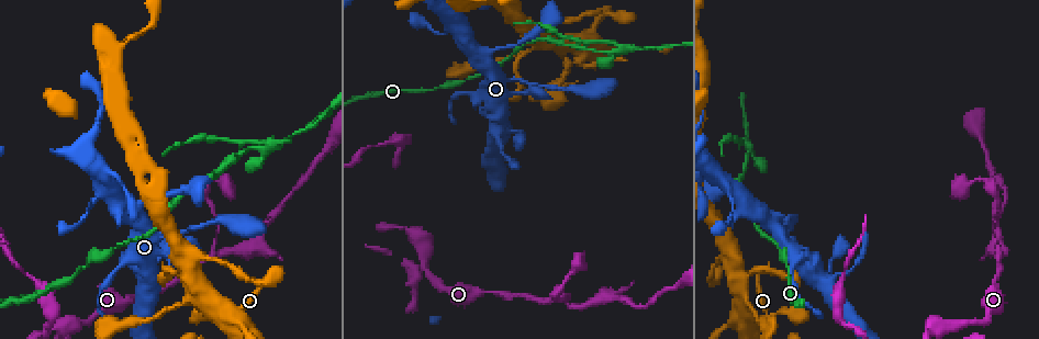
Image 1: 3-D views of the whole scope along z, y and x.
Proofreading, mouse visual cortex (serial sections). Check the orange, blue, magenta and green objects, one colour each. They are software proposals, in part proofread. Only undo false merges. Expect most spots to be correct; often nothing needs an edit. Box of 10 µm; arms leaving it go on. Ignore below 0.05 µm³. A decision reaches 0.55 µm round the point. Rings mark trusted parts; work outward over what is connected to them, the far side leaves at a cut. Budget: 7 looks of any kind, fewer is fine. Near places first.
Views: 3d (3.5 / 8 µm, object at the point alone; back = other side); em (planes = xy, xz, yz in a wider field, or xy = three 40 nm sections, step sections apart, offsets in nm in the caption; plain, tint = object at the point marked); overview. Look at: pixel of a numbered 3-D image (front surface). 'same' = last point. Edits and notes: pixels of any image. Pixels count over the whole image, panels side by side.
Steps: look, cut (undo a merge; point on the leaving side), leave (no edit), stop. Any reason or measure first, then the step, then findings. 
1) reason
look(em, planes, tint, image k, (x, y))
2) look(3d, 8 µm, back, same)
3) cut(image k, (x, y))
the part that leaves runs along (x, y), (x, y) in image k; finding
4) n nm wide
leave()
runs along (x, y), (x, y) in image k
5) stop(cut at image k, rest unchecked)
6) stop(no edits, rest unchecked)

thick turns thin
look(3d, 3.5 µm, back, image 1, (595, 34))

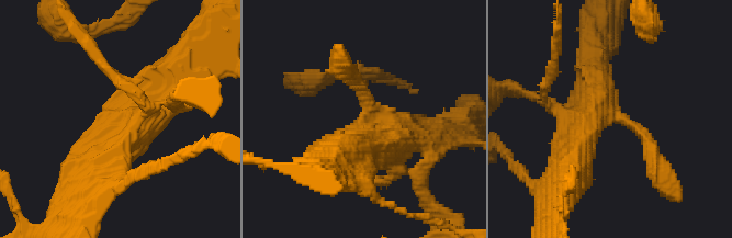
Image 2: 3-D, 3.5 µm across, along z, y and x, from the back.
4 arms; arms of 200, 250, 350, 450 nm
look(em, xy, step 1, tint, image 2, (615, 114))

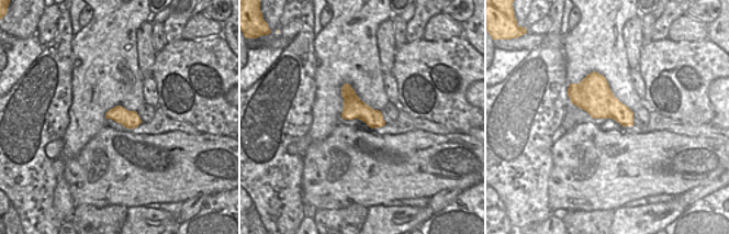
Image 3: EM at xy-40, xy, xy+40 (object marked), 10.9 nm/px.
leave()
runs along (393, 169), (362, 90), (339, 70) in image 2; one cell here

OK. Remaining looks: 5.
thin neck
look(3d, 3.5 µm, image 1, (90, 207))

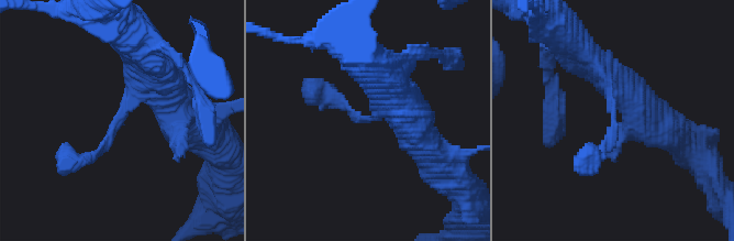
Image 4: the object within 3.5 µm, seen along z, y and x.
now the EM
look(em, xy, step 3, tint, image 4, (364, 116))

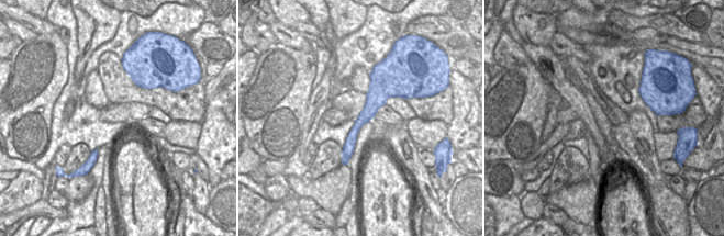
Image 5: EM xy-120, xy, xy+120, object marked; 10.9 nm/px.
leave()
runs along (170, 89), (144, 89), (90, 157), (69, 161) in image 4; one cell here

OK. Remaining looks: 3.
look(3d, 8 µm, image 1, (620, 47))

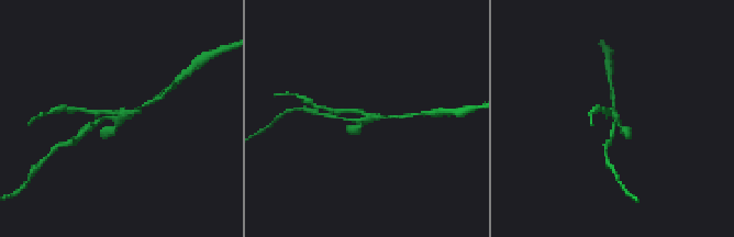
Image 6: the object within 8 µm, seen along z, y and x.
look(3d, 3.5 µm, back, same)

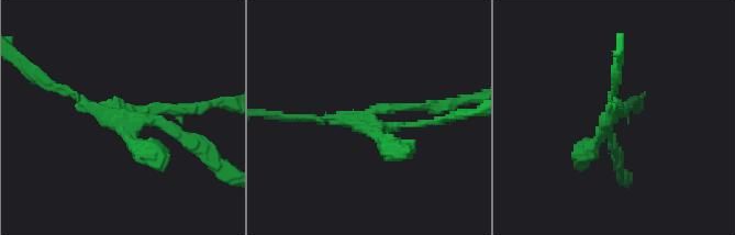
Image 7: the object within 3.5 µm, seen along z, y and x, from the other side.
look(em, xy, step 3, tint, image 7, (123, 117))

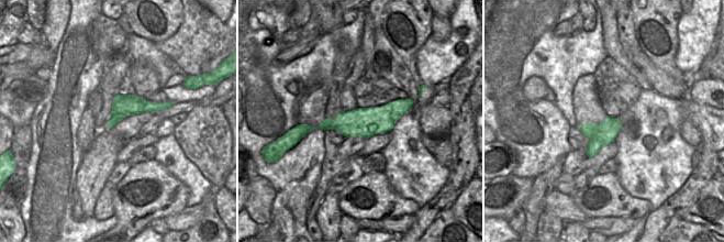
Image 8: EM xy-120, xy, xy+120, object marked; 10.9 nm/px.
cut(image 7, (171, 110))
a second cell is stuck on

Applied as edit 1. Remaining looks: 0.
stop(cut at image 7, rest unchecked)

